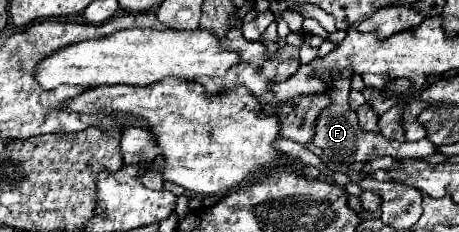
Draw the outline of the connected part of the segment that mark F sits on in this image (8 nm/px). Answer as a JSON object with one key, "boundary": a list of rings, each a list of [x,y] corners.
{"boundary":[[[336,70],[334,76],[334,88],[330,90],[332,104],[328,110],[324,110],[318,116],[316,122],[316,134],[314,134],[314,144],[324,150],[324,154],[330,158],[332,164],[354,164],[354,162],[372,162],[380,156],[394,156],[394,158],[424,158],[436,152],[436,146],[428,140],[422,138],[418,142],[396,142],[396,140],[386,140],[380,134],[362,134],[358,130],[358,120],[356,114],[348,106],[348,94],[350,94],[350,70]]]}

